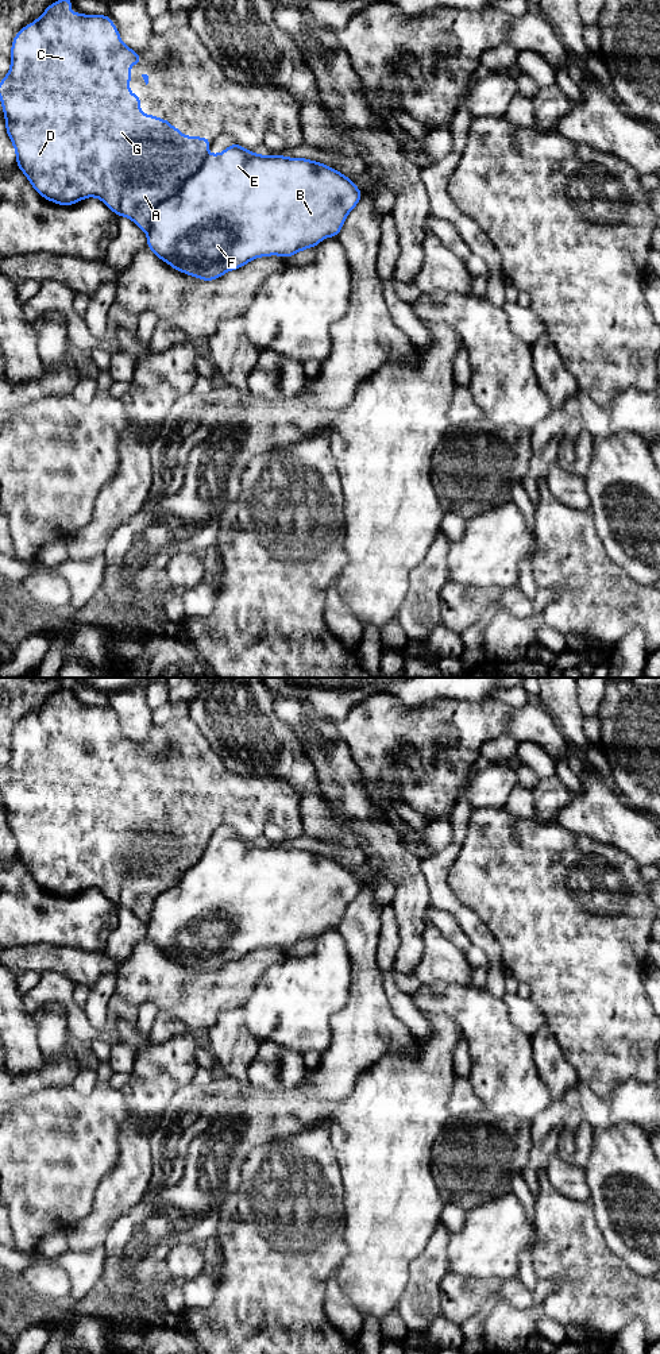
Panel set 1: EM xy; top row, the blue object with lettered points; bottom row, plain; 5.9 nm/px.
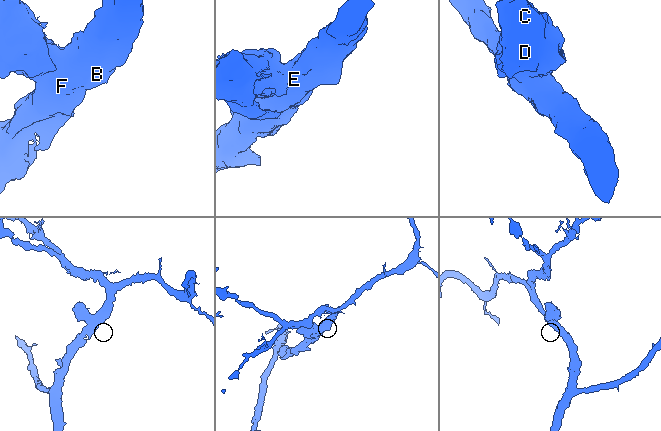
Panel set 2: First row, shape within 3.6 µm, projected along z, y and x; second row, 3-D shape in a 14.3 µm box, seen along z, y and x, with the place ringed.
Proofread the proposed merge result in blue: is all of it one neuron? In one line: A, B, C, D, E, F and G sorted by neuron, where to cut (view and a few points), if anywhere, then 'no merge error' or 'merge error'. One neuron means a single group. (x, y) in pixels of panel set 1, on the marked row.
A C D G / B E F; cut in xy along (205, 155), (201, 165), (170, 196), (157, 205), (147, 232); merge error

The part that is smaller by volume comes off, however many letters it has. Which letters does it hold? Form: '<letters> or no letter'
A, C, D, G

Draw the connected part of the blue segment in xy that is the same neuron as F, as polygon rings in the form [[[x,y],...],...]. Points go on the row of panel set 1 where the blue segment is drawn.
[[[233,143],[221,154],[205,157],[201,167],[171,197],[157,205],[147,246],[173,269],[209,282],[255,258],[289,258],[317,246],[324,238],[337,236],[362,194],[351,178],[327,165],[305,158],[259,155]]]

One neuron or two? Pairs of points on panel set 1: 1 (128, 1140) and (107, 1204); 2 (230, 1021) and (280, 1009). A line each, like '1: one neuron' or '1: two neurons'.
1: one neuron
2: two neurons

